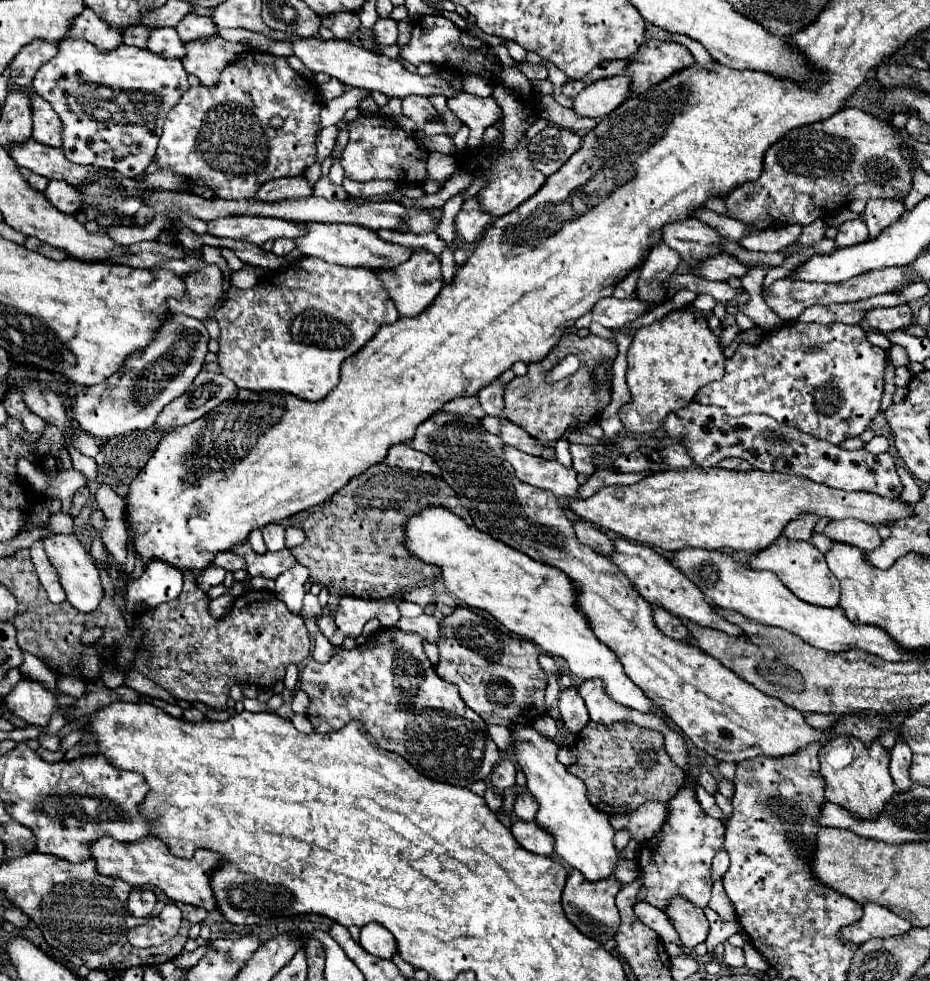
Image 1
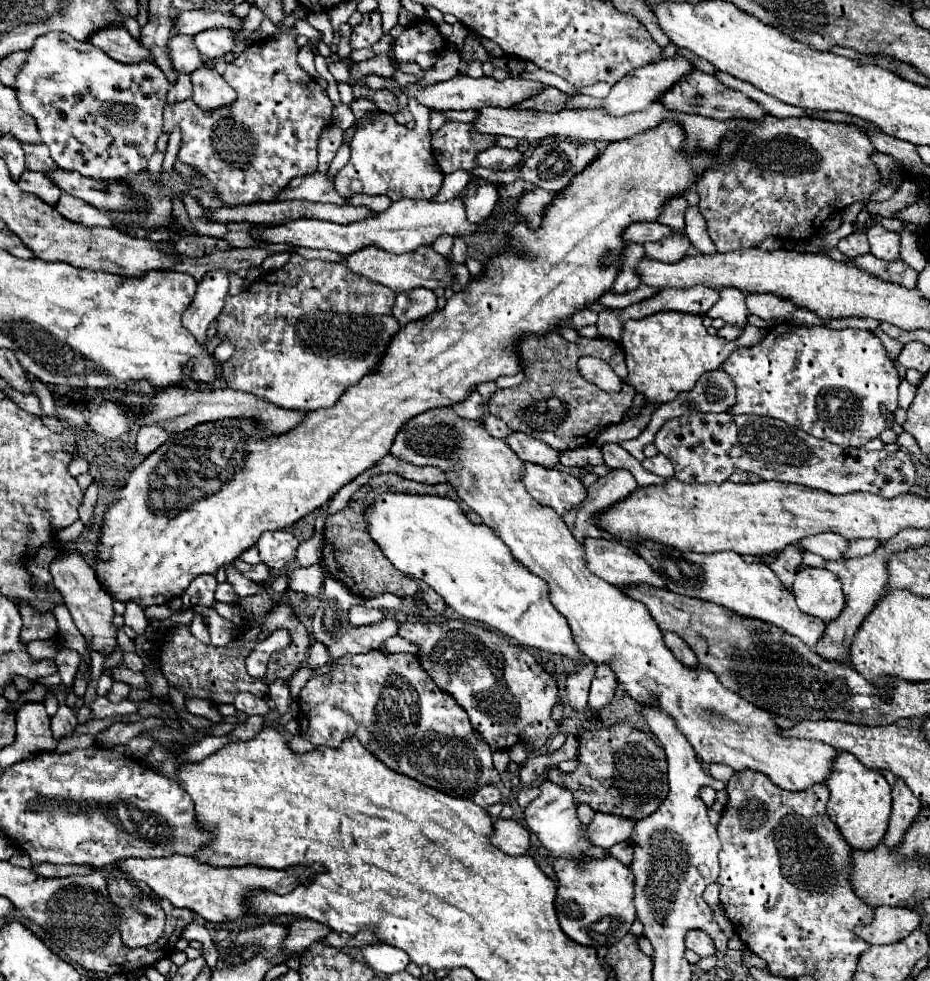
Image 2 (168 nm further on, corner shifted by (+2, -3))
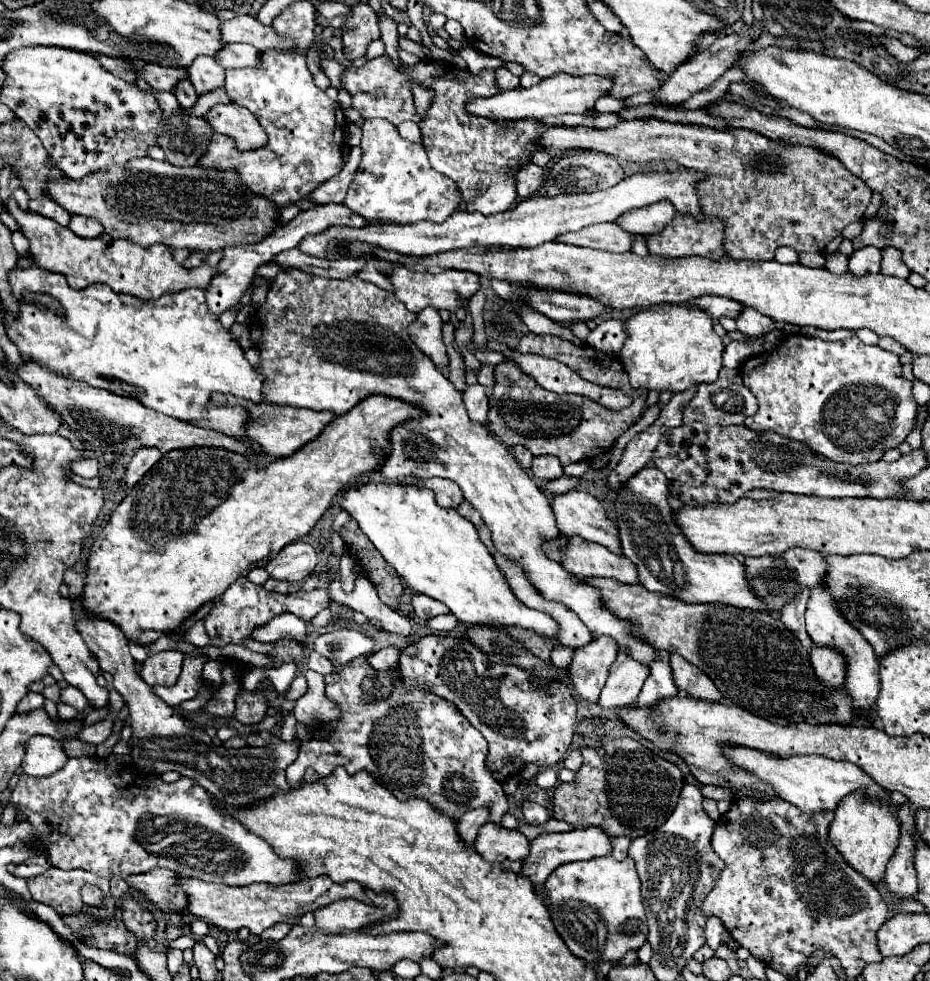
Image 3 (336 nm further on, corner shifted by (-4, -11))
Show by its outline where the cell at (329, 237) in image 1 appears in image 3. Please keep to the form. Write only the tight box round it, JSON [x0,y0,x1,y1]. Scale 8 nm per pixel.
[386,264,480,312]

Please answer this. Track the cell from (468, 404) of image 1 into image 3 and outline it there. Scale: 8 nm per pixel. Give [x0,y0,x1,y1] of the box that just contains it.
[464,384,488,424]

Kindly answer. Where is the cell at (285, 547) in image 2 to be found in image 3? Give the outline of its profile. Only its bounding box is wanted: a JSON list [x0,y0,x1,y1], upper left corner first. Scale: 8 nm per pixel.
[266,542,318,582]

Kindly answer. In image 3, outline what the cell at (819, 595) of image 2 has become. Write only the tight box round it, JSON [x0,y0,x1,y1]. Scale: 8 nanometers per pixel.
[806,584,880,712]

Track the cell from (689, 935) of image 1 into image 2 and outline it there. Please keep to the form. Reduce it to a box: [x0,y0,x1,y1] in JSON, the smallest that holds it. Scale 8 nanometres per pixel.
[686,930,716,958]

